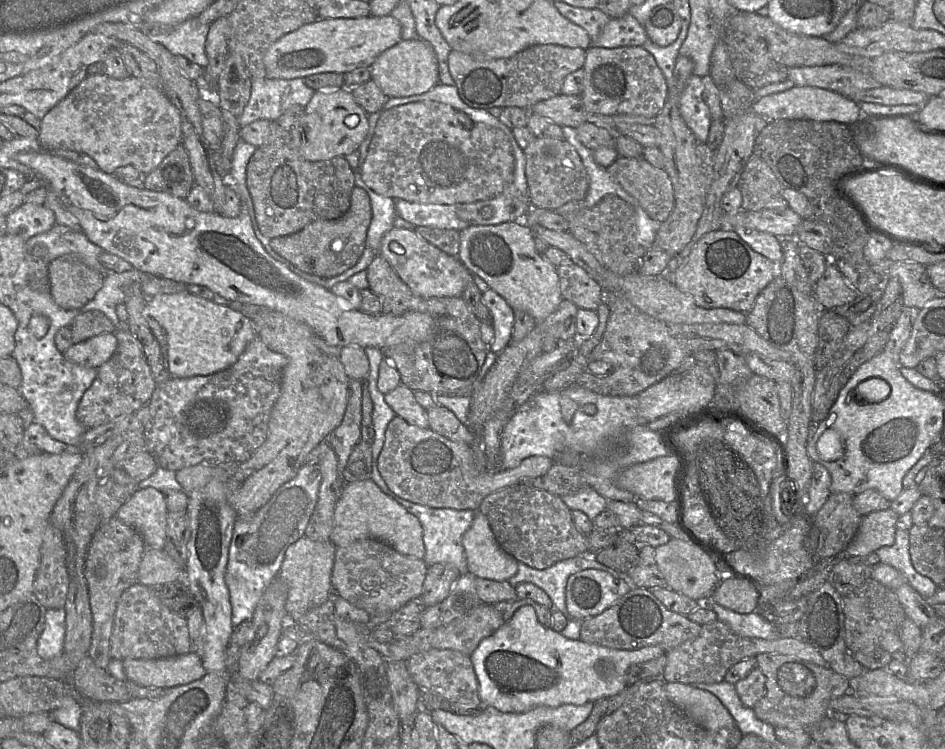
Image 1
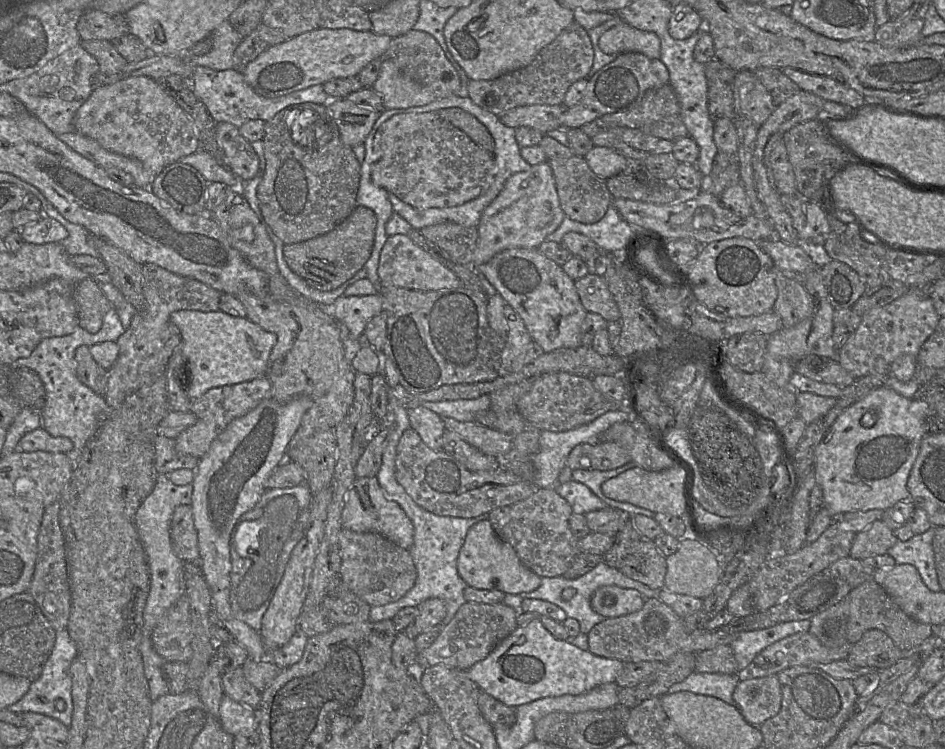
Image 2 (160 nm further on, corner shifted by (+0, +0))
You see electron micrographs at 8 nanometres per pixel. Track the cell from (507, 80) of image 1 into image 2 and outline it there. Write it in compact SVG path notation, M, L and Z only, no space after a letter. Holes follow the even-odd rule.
M573 21L526 67L491 80L470 79L469 97L475 104L497 116L519 106L562 105L570 86L589 75L593 61L594 51L588 31Z

